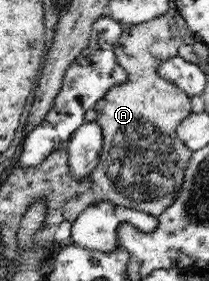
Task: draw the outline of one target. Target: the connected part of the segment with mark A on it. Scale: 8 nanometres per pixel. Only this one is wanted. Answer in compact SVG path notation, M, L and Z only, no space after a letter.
M172 16L148 20L135 27L124 28L114 49L117 63L129 74L127 82L113 86L94 106L97 111L96 123L101 127L103 146L99 165L92 172L90 190L86 196L70 198L63 205L63 214L67 222L73 222L90 204L109 201L128 209L140 210L158 217L178 196L184 179L184 170L191 164L193 152L176 137L179 123L192 111L191 99L175 84L164 80L157 70L164 60L178 56L183 46L179 28Z

